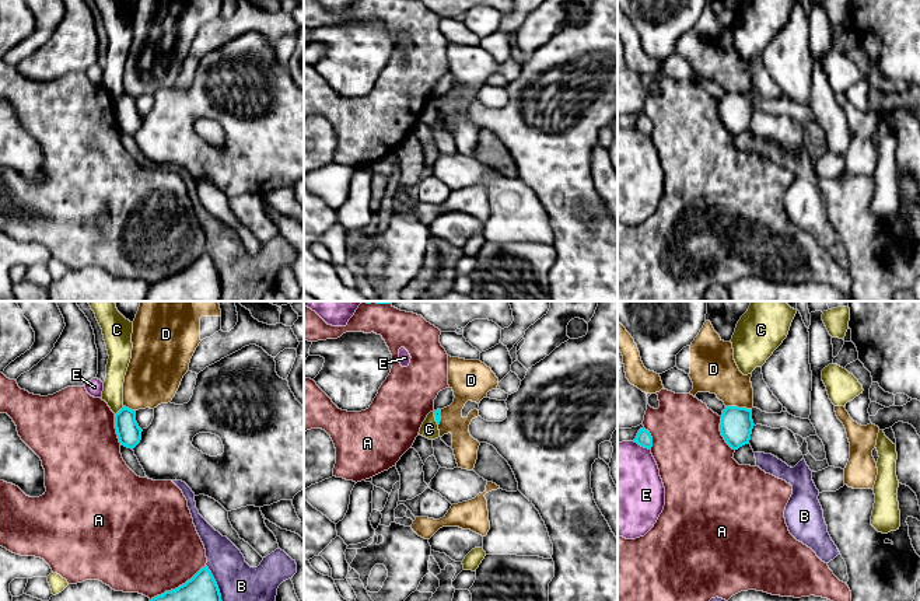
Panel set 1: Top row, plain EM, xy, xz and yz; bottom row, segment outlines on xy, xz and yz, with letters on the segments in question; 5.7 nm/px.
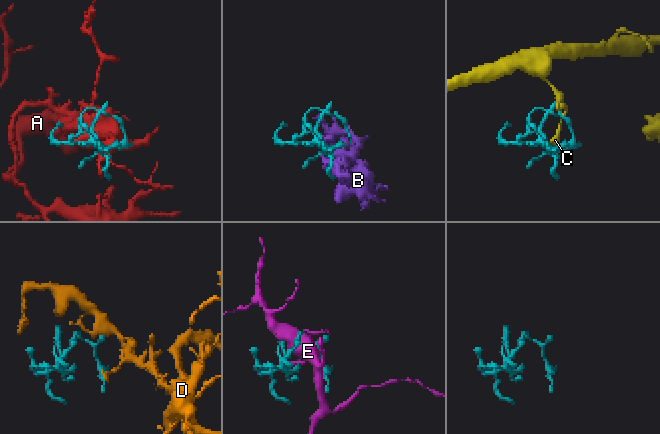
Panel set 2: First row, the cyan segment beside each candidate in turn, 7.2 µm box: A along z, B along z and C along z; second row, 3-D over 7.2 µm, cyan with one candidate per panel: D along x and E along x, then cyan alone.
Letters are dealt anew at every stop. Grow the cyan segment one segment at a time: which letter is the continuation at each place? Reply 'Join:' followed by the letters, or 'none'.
Join: none

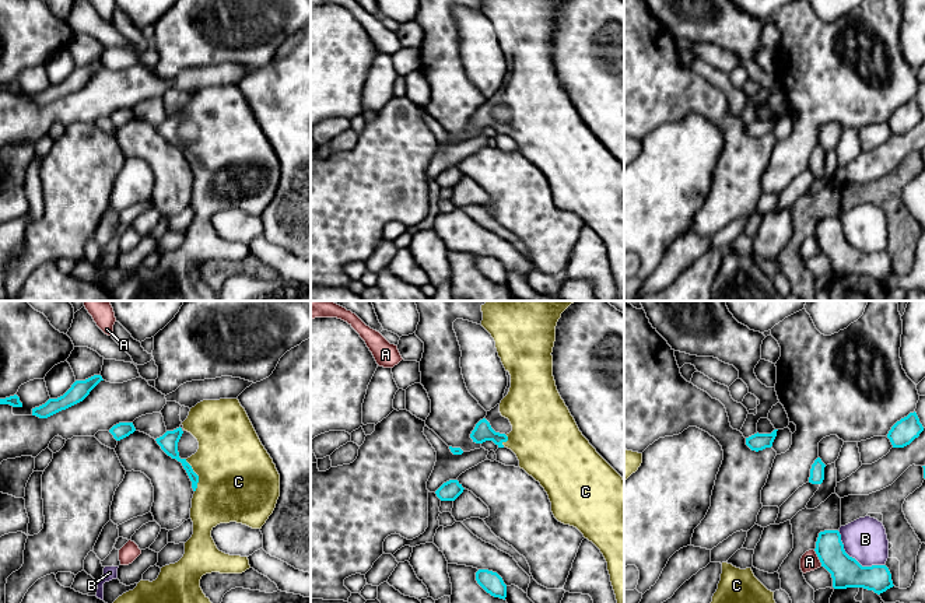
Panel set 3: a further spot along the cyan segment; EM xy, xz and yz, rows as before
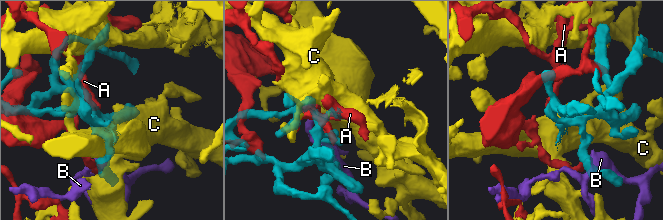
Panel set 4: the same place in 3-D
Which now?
Join: C

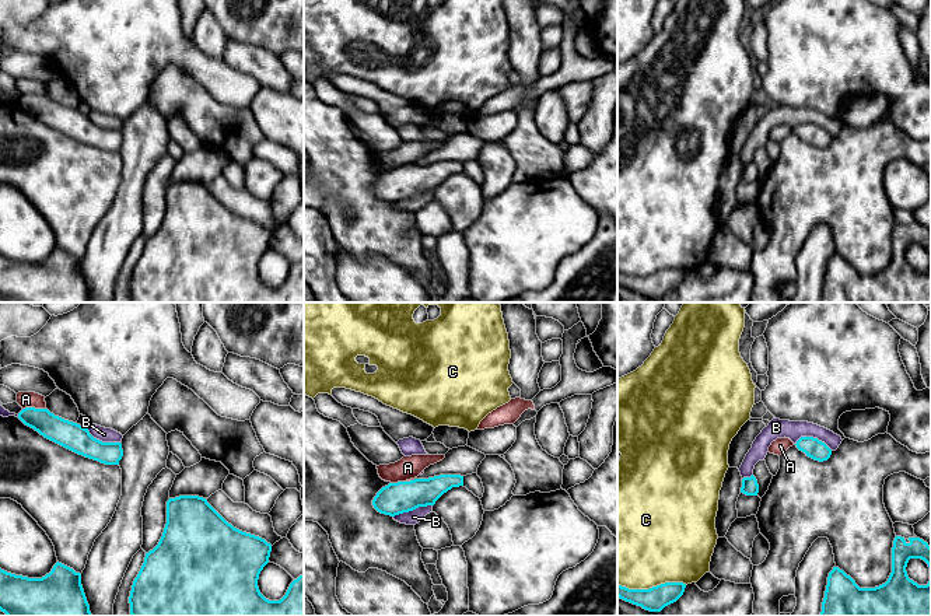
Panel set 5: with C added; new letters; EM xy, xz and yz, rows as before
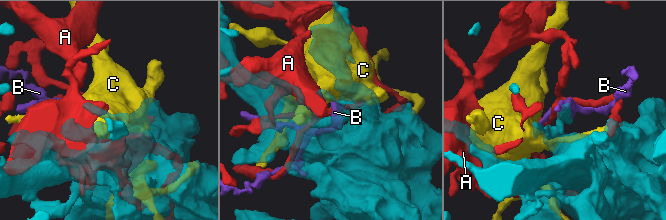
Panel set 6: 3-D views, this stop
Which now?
Join: B

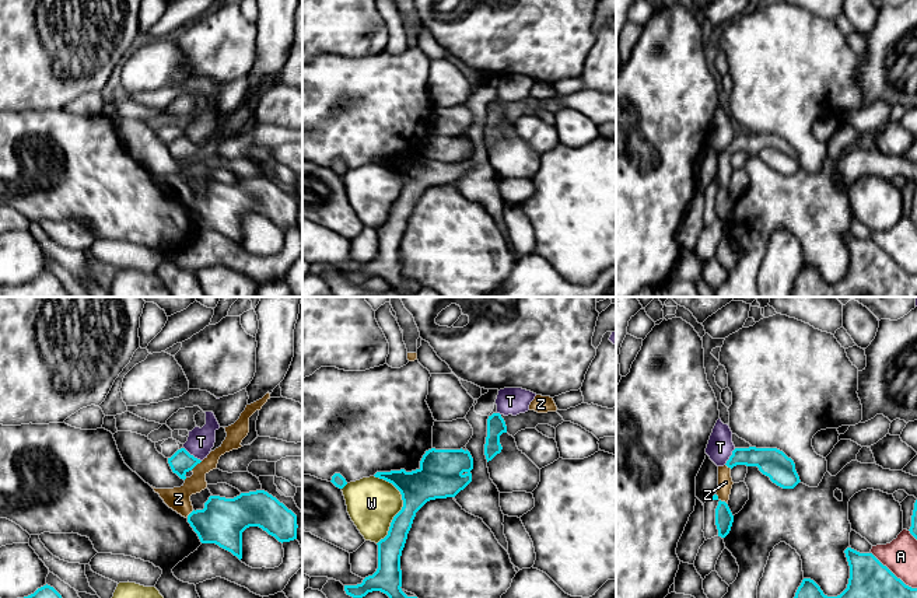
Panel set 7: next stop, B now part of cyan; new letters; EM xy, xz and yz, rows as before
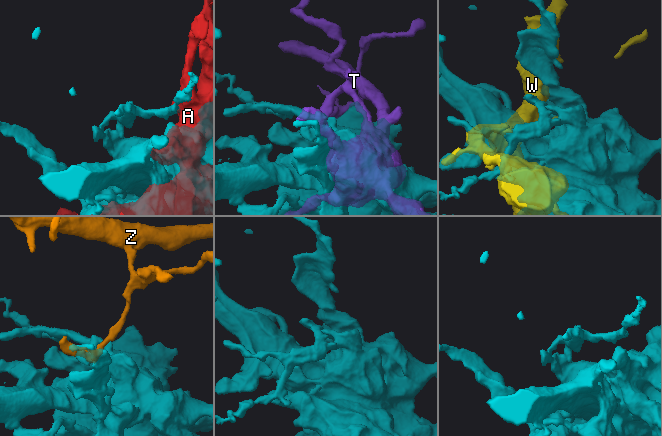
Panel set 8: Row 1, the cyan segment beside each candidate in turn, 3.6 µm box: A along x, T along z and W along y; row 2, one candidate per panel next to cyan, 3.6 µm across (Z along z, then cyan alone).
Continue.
Join: none

